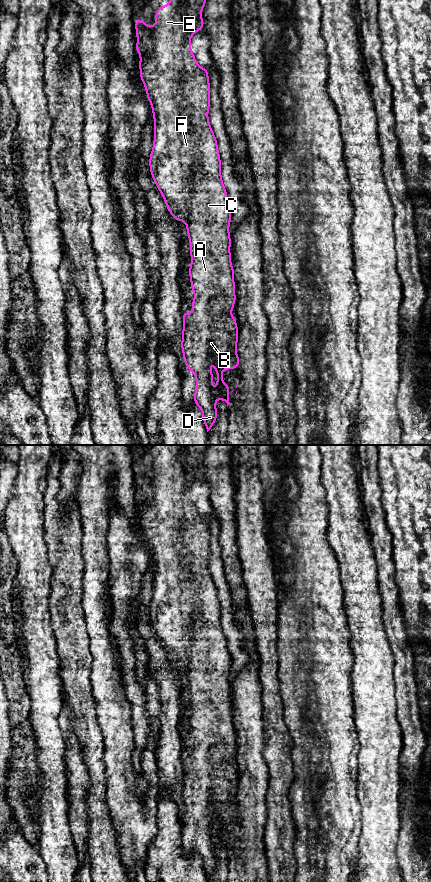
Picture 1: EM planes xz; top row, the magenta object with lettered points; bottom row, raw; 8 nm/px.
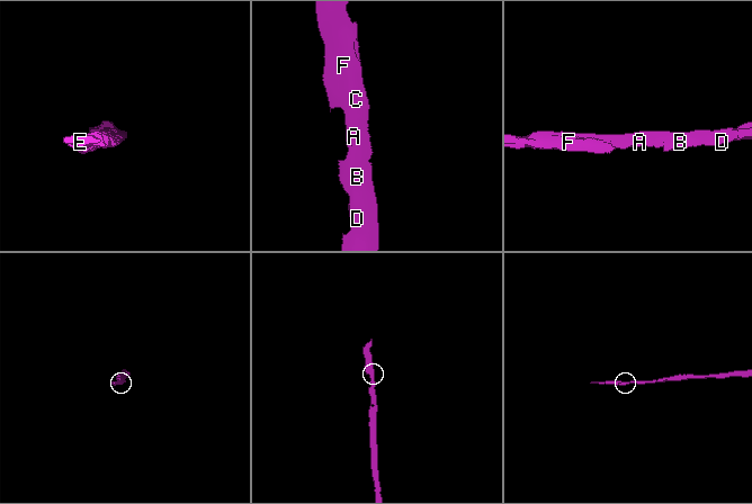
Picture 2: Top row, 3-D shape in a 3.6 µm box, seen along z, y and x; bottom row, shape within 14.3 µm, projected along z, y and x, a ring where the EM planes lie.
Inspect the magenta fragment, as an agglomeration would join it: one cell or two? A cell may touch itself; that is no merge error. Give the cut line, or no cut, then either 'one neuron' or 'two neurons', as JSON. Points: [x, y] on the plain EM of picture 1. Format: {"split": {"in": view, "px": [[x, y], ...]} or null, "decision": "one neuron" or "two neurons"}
{"split": null, "decision": "one neuron"}

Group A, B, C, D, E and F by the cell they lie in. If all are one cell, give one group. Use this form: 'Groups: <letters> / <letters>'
Groups: A B C D E F

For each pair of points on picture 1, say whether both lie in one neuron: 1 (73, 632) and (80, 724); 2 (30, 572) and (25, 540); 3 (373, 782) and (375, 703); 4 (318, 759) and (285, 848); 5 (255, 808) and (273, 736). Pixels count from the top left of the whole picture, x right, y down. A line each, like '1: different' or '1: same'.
1: same
2: same
3: same
4: different
5: different

